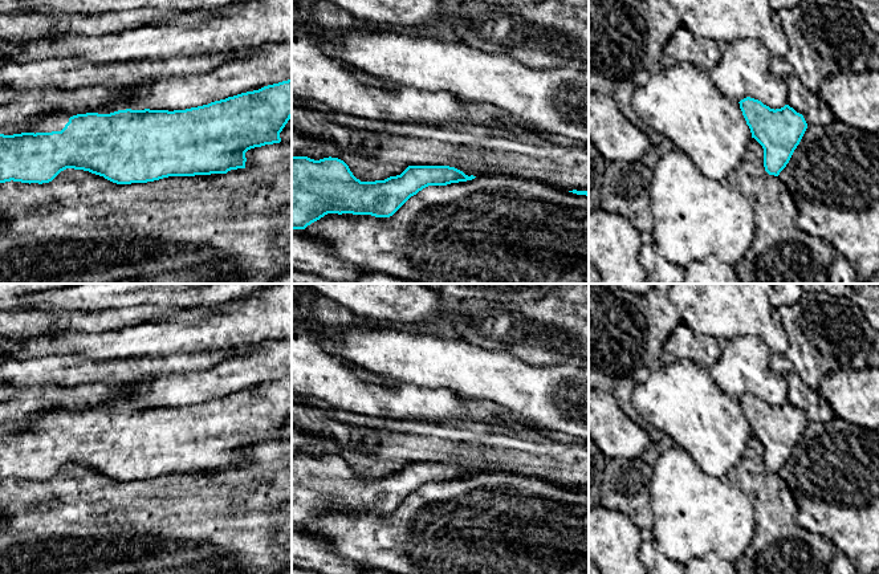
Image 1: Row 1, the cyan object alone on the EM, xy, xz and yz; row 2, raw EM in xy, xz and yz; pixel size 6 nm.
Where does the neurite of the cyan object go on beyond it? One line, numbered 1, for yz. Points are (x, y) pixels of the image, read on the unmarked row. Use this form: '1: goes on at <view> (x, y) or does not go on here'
1: does not go on here

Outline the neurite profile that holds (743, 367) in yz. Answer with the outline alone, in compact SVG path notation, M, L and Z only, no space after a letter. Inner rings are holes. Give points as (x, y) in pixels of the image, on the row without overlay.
M741 335L728 341L709 374L713 383L733 399L750 394L770 406L781 406L788 402L788 380L769 367L770 355L760 338Z

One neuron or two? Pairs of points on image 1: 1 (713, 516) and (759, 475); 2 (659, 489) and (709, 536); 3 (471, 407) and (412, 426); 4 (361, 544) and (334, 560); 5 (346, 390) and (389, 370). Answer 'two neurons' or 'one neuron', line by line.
1: two neurons
2: one neuron
3: two neurons
4: two neurons
5: two neurons

